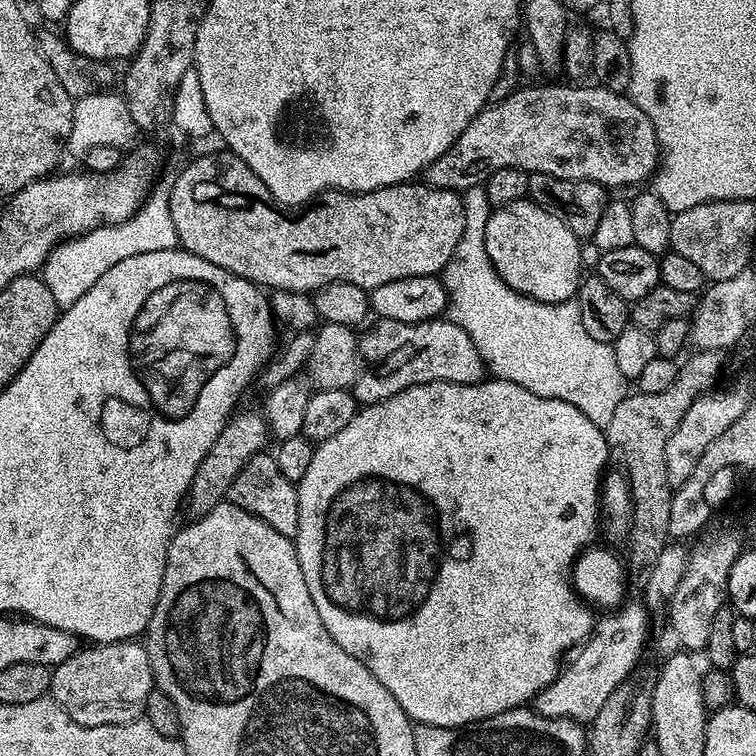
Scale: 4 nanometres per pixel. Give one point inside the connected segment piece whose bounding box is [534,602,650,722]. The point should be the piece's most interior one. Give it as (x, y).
(606, 658)

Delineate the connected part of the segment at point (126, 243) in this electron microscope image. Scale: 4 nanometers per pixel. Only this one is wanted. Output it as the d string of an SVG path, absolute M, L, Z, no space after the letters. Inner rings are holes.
M160 182L149 191L144 205L128 220L123 220L120 224L104 224L100 228L83 232L81 236L69 236L59 241L44 260L42 279L46 286L50 286L50 294L54 294L57 309L63 310L74 306L74 302L78 302L78 298L82 298L82 294L86 294L86 290L94 286L98 278L102 278L102 274L110 270L110 266L118 266L118 262L125 258L134 258L134 254L154 254L154 250L170 250L177 247L179 242L178 230L174 230L174 218L170 218L170 188L167 183Z

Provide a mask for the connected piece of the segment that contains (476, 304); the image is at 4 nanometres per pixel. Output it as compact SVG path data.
M482 186L467 189L463 193L466 226L462 230L462 238L450 258L448 267L442 273L442 279L448 291L447 319L452 320L466 334L474 346L478 346L478 354L482 354L485 369L493 377L509 380L530 394L538 394L542 398L558 398L562 402L570 402L570 406L578 406L590 422L606 426L613 416L618 402L626 395L626 381L622 370L618 370L618 362L614 359L612 345L598 342L582 326L582 310L578 310L575 299L563 300L557 304L538 302L534 298L515 292L494 270L490 258L484 249L484 221L486 219L486 190Z

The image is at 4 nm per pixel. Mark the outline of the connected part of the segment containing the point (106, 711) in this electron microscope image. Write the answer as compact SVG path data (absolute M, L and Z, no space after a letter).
M121 642L118 644L96 644L81 647L66 662L55 665L51 669L52 682L50 695L57 704L70 714L74 722L82 726L106 726L121 724L143 717L146 698L154 691L152 667L148 657L148 649L140 642Z

